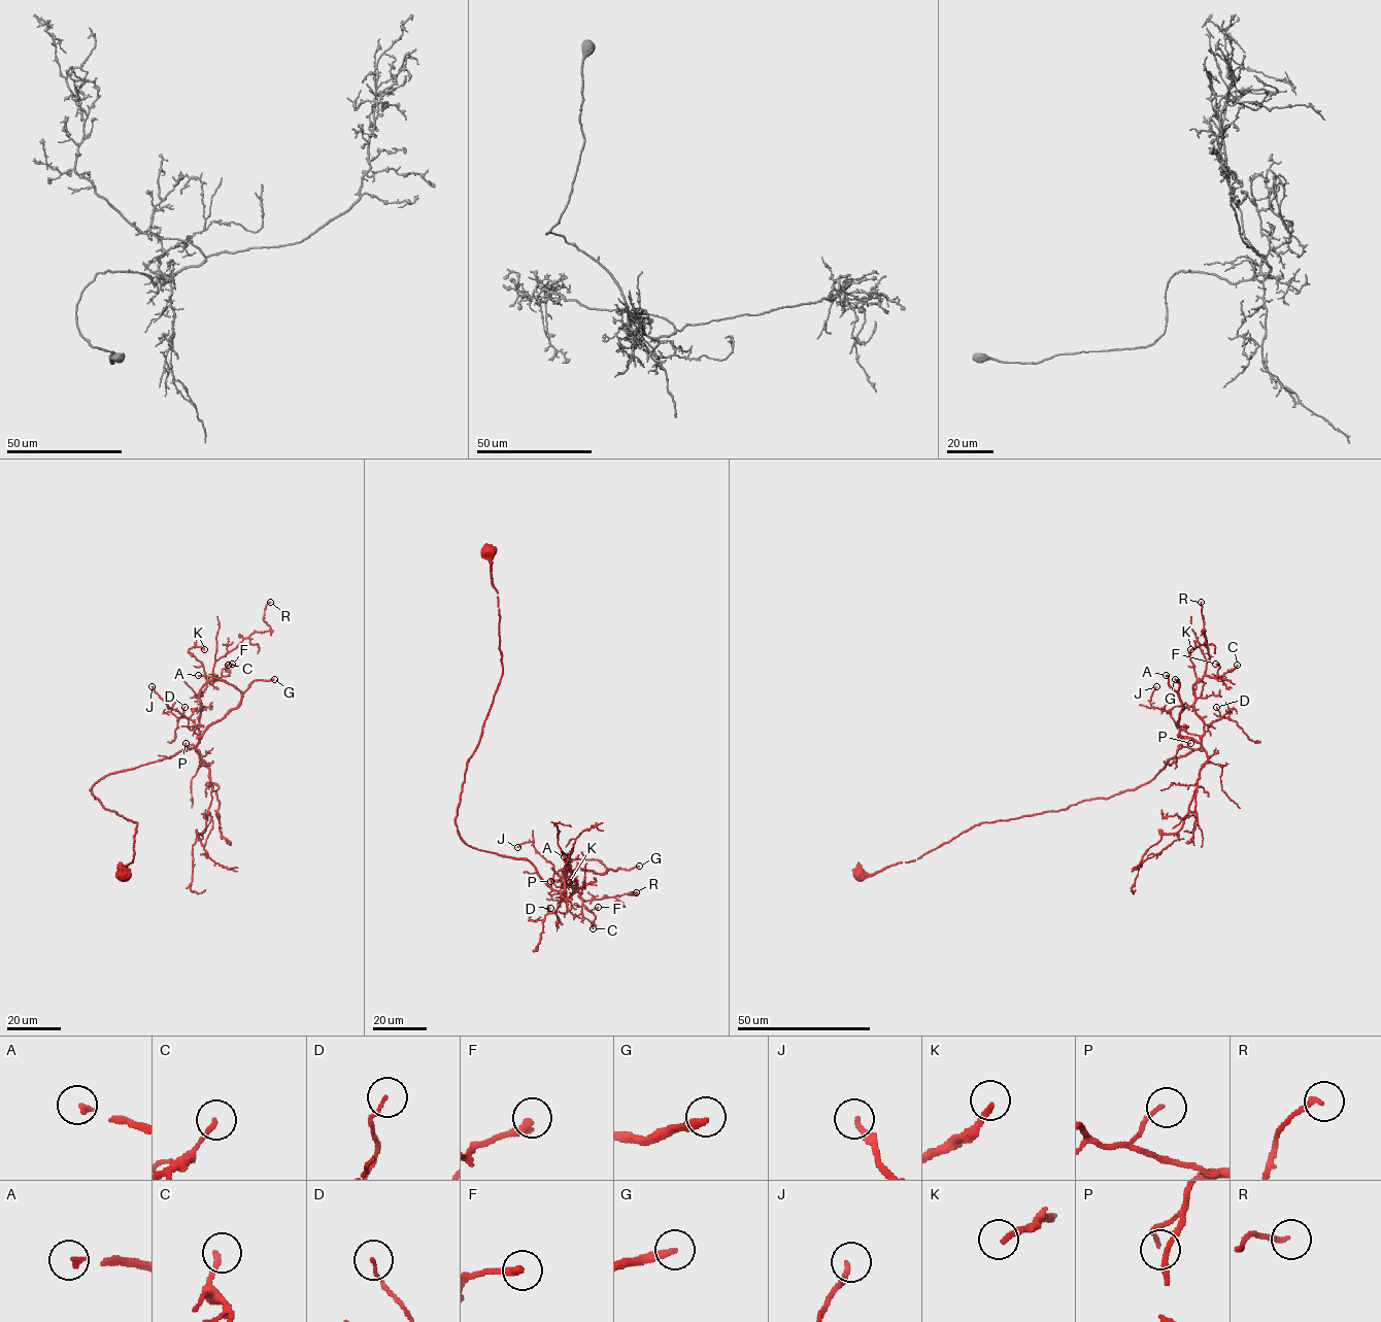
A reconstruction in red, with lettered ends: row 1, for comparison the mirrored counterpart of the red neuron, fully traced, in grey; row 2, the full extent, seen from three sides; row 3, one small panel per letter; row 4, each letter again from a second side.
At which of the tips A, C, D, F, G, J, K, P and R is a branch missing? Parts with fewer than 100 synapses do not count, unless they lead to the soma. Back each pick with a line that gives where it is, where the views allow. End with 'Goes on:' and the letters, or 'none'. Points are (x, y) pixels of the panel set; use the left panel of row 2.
A: place (198, 675)
G: place (274, 679)
Goes on: A, G

